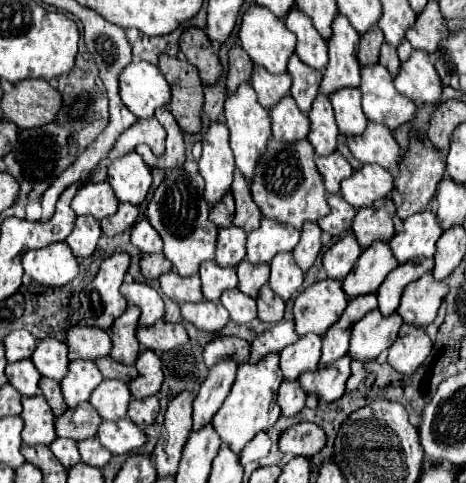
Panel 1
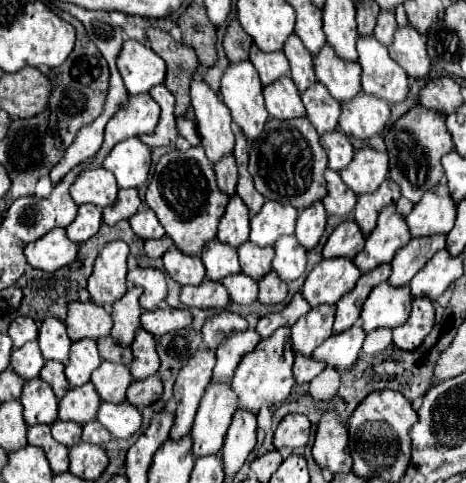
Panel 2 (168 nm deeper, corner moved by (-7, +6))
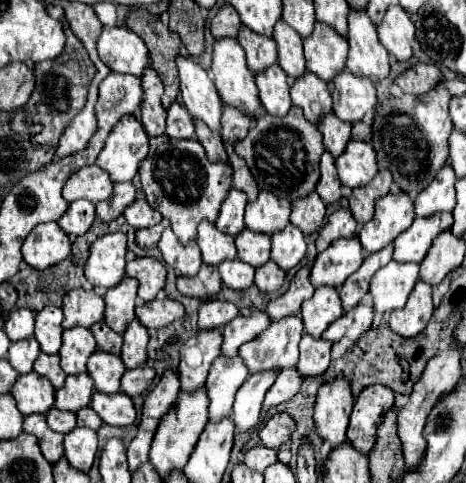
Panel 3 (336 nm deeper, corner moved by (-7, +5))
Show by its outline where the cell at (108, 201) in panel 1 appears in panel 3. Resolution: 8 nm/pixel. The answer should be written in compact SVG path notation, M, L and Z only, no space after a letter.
M95 164L77 170L63 188L63 198L67 202L85 198L85 200L97 204L101 200L107 200L111 194L113 194L113 182L111 182L109 174Z

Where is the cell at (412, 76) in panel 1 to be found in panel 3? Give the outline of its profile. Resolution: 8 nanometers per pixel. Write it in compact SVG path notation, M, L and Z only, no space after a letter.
M399 4L389 6L383 24L377 26L377 32L379 32L381 44L399 62L405 62L413 56L411 42L415 38L415 26L413 26L409 14Z

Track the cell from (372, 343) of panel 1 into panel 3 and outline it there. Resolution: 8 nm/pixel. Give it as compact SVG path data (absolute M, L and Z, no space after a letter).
M389 262L371 278L371 296L373 310L379 314L389 314L401 310L407 304L407 298L417 282L419 266L415 264L397 264Z

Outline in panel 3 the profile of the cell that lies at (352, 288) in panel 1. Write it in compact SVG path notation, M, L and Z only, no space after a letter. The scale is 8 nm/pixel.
M387 194L379 198L373 220L367 222L367 226L363 226L363 230L359 232L363 252L369 256L383 250L401 232L405 232L413 220L413 202L407 194Z

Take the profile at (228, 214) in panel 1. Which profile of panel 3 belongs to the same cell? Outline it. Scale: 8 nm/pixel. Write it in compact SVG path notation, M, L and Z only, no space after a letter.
M193 120L195 122L195 134L199 138L199 142L203 144L207 158L211 158L213 162L227 162L227 152L223 146L223 138L219 132L211 132L201 120Z

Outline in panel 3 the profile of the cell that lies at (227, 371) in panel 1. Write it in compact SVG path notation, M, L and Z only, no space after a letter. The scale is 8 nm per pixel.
M251 310L251 318L245 318L245 316L239 316L235 318L235 322L227 324L223 328L223 346L221 346L221 354L225 358L233 358L237 356L239 348L245 344L245 342L251 342L255 340L263 330L267 330L269 326L269 318L265 312L259 312L259 310Z

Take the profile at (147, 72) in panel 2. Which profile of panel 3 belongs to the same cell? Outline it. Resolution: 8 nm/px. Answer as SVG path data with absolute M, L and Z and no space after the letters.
M105 26L103 34L97 42L99 58L113 70L121 74L143 76L143 72L151 66L151 56L141 38L129 28L109 28Z

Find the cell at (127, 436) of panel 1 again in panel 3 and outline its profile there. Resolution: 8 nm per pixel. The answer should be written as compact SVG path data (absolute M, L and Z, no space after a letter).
M95 392L91 398L91 408L99 414L99 418L109 426L131 426L135 424L137 412L133 408L133 400L127 394L99 394Z

